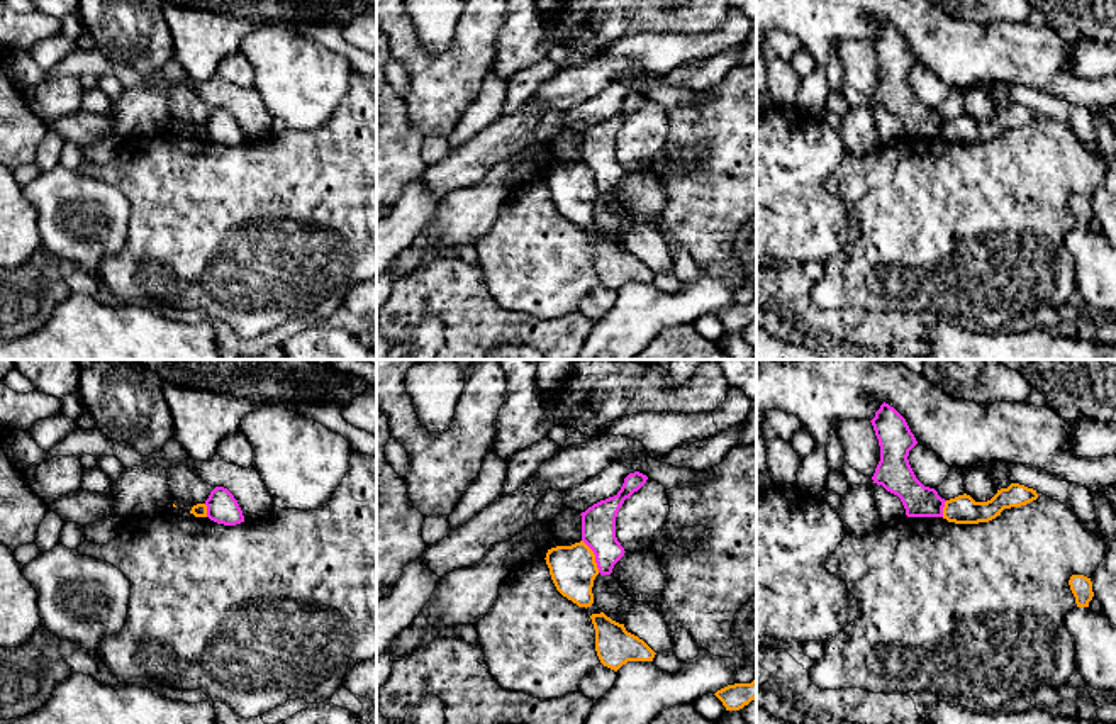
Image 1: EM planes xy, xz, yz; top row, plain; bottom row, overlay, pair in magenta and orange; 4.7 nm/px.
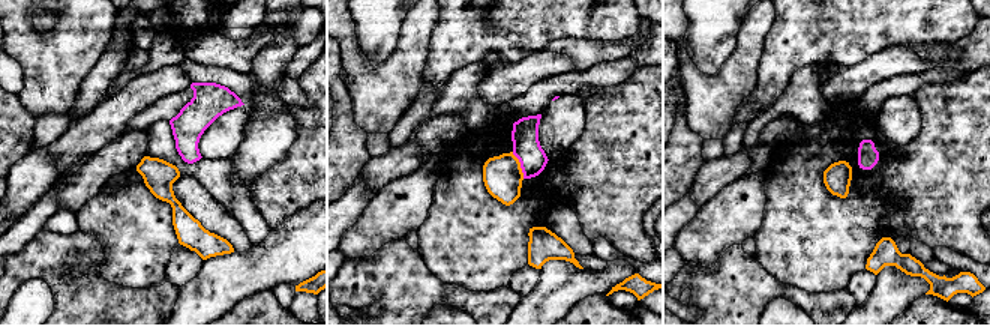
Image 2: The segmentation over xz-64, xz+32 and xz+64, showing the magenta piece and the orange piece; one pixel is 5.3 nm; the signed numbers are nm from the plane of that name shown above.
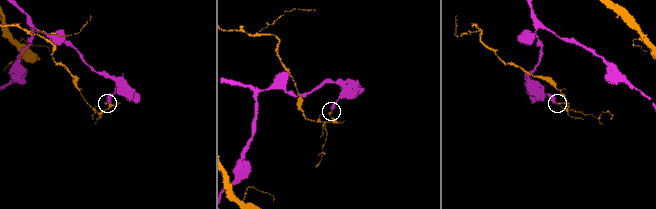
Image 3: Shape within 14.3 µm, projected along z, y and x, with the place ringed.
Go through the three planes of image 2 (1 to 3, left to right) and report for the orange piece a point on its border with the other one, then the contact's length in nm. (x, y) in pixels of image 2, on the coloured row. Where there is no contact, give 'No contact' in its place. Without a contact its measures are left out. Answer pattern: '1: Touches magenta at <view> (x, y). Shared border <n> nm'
1: No contact
2: Touches magenta at xz+32 (521, 166). Shared border 160 nm
3: No contact

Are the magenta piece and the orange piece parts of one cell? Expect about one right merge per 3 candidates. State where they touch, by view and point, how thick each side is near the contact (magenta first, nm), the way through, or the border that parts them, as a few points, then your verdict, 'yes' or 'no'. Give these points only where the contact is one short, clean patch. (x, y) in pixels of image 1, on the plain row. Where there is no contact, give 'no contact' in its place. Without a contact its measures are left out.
meets magenta in xz at (596, 177); 160 nm thick on the magenta side, 220 nm on the other; border along xz (582, 160), (592, 172), (599, 192); no

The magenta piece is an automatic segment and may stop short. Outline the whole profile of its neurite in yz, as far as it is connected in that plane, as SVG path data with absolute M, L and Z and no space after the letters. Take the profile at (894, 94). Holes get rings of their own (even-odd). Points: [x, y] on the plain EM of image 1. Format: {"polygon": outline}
{"polygon": "M884 22L870 42L880 66L873 103L897 115L907 137L943 137L946 120L935 109L924 107L909 85L909 71L918 61L906 39Z"}

